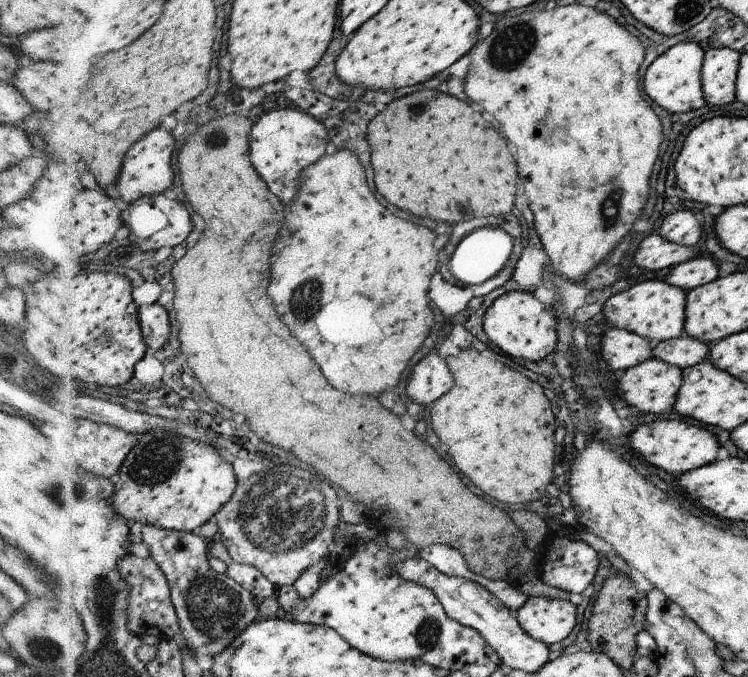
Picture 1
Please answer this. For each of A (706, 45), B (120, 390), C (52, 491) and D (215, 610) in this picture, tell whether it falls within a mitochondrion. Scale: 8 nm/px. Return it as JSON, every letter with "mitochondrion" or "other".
{"A":"other","B":"other","C":"mitochondrion","D":"mitochondrion"}

